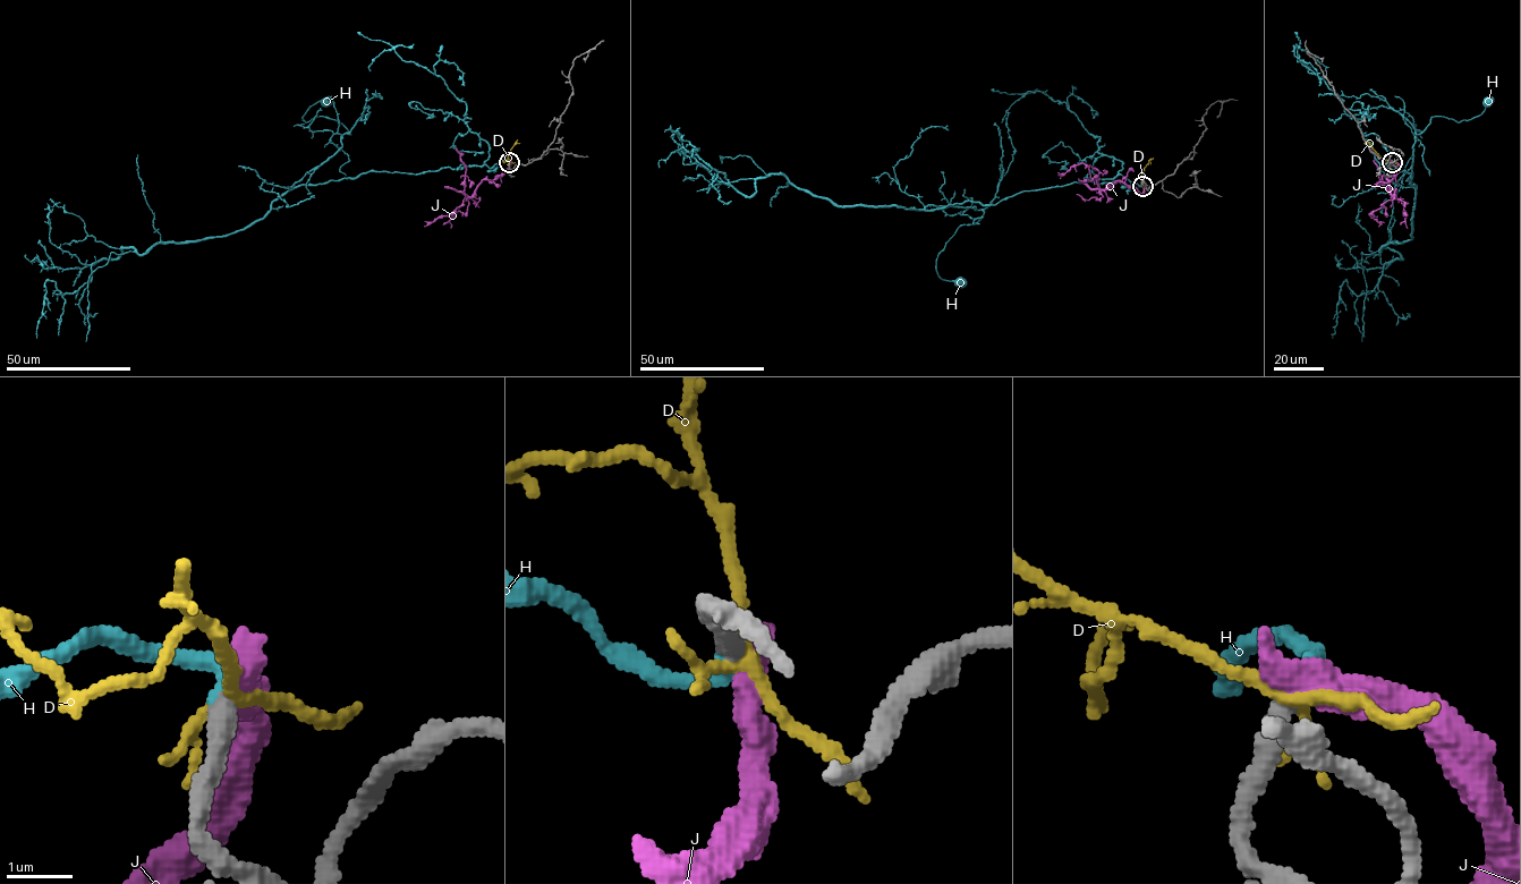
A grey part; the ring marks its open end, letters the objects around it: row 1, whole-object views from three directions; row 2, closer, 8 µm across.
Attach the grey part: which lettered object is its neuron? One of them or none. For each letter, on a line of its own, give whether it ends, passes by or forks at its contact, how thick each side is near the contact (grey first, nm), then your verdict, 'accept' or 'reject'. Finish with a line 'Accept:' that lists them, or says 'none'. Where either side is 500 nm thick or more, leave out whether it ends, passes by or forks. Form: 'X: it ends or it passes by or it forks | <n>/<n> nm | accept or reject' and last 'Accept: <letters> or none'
D: it forks | 360/180 nm | reject
H: it ends | 360/260 nm | accept
J: 360/550 nm | reject
Accept: H

